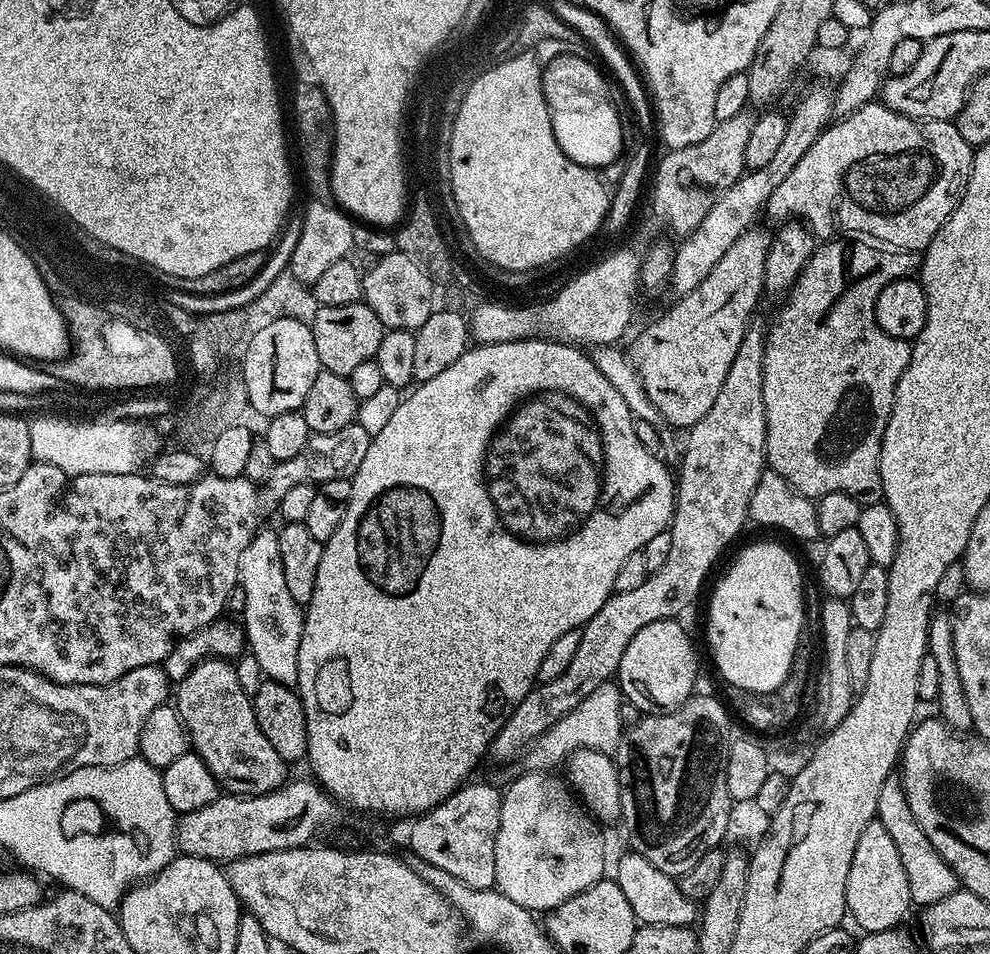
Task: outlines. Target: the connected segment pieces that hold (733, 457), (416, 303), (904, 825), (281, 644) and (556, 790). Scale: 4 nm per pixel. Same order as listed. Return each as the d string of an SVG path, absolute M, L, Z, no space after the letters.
M759 322L749 324L746 334L742 338L742 346L738 346L738 354L734 354L734 362L730 362L730 371L726 373L726 382L722 382L722 390L718 390L718 398L714 398L714 406L710 406L710 410L706 410L706 414L702 414L702 418L698 418L698 422L687 429L686 436L688 441L685 442L684 457L680 460L680 476L678 472L678 483L676 485L676 506L672 513L672 522L670 531L672 541L670 542L670 558L666 558L666 562L662 562L662 566L658 566L658 570L649 572L646 582L642 582L642 586L637 586L635 590L626 590L625 592L613 592L608 597L607 602L602 606L602 610L598 610L598 614L594 614L594 618L590 618L588 623L579 629L580 641L578 642L578 651L574 653L574 659L570 661L570 666L566 666L563 674L558 674L558 678L554 678L545 684L537 683L528 691L526 698L522 698L522 702L518 702L516 709L506 718L506 722L502 726L500 733L492 740L492 744L488 747L488 756L496 759L500 764L508 764L511 760L519 761L523 757L524 752L532 745L542 734L546 734L546 730L550 730L550 726L554 726L554 722L558 722L570 710L574 710L580 705L590 694L594 694L594 690L598 690L598 686L609 683L619 673L620 663L622 662L622 654L626 654L626 646L630 646L630 638L634 638L634 634L638 634L638 630L642 630L642 626L650 626L650 622L658 622L659 620L671 620L679 617L679 612L684 612L696 600L696 595L700 592L700 587L704 584L704 579L708 576L708 571L716 564L716 559L720 556L720 551L739 534L744 528L744 520L749 519L748 507L750 506L750 498L754 494L754 486L758 486L758 478L766 470L766 406L762 398L762 378L764 377L764 337L766 335L765 325Z
M388 252L373 264L376 265L364 272L363 303L368 304L370 310L374 310L374 314L378 314L385 329L415 333L434 311L432 279L424 277L417 268L413 267L413 263L400 253Z
M890 775L886 782L882 782L882 790L878 790L876 819L882 822L882 826L886 826L886 834L890 834L890 839L894 841L894 847L898 849L898 855L902 858L902 870L906 870L906 882L910 882L910 898L913 905L927 906L934 902L942 902L942 898L958 890L954 870L944 861L942 854L938 854L934 846L930 846L930 838L922 834L922 826L918 826L913 812L910 811L910 802L906 802L899 775Z
M261 530L250 538L250 546L238 558L239 591L244 591L244 620L242 627L247 651L252 652L256 664L267 679L295 685L298 678L298 646L302 642L305 609L294 602L286 587L286 573L282 570L282 549L278 546L279 531Z
M551 771L520 774L500 798L495 887L534 914L547 913L574 898L605 875L604 836L596 827L597 821L561 777Z

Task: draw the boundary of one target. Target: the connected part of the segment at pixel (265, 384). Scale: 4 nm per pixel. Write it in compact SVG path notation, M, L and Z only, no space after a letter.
M280 314L268 325L257 327L253 332L246 340L248 349L244 352L242 369L248 408L263 418L301 411L310 385L322 370L311 327Z

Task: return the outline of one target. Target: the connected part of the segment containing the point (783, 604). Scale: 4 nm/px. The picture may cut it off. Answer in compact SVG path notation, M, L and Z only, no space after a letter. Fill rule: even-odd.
M780 544L746 545L717 582L708 604L708 644L721 678L747 692L778 690L792 673L803 628L804 576L791 550Z

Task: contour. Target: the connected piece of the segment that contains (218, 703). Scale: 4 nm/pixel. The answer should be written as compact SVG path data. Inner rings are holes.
M217 659L204 660L194 666L194 670L190 670L190 674L186 674L186 678L175 685L174 707L188 732L191 751L200 756L202 762L206 762L210 774L214 774L221 789L234 796L261 796L267 792L275 792L286 783L289 765L278 758L274 746L270 746L266 734L262 734L258 718L254 718L249 689L244 689L239 674L232 667L229 661Z

